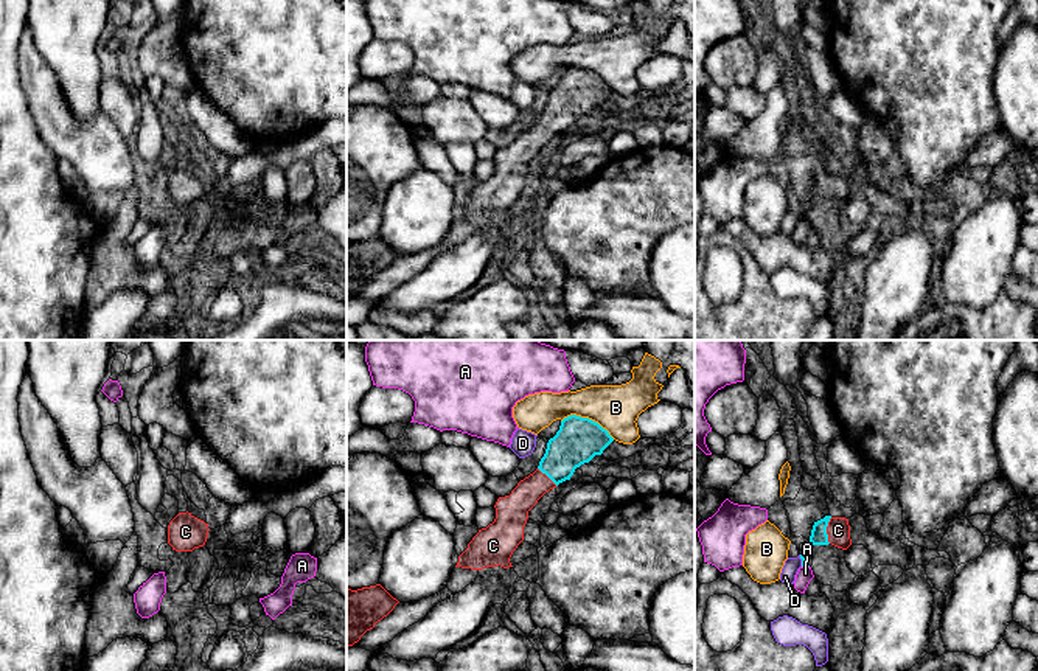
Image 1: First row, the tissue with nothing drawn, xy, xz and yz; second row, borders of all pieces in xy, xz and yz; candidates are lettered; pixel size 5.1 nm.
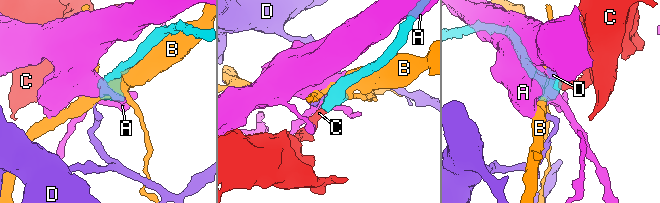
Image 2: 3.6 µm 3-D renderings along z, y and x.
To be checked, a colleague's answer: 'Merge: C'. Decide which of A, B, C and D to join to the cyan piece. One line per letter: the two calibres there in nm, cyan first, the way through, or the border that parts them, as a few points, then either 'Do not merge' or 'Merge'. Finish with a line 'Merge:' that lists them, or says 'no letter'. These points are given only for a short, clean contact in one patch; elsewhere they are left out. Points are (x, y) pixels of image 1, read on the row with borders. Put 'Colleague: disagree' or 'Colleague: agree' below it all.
A: Thickness 30 nm (cyan) against 80 nm. Boundary: yz (802, 566), (808, 567). Do not merge
B: Thickness 240 nm (cyan) against 240 nm. Do not merge
C: Thickness 90 nm (cyan) against 120 nm. Path across: yz (819, 536), (825, 530), (838, 530). Merge
D: Thickness 30 nm (cyan) against 80 nm. Do not merge
Merge: C
Colleague: agree

